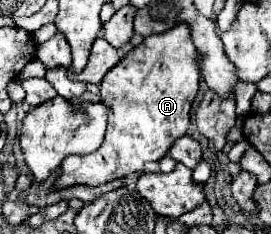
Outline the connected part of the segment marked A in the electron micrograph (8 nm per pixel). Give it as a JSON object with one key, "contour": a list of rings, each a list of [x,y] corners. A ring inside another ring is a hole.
{"contour":[[[182,23],[162,35],[150,35],[142,45],[134,47],[120,63],[106,75],[100,83],[100,99],[108,107],[108,131],[102,147],[90,155],[78,157],[70,155],[62,163],[62,175],[58,177],[58,187],[86,183],[86,185],[104,185],[114,179],[126,177],[130,173],[140,171],[140,161],[160,161],[172,147],[172,143],[186,135],[190,125],[190,107],[198,93],[198,53],[194,51],[194,43],[190,43],[188,27]]]}

